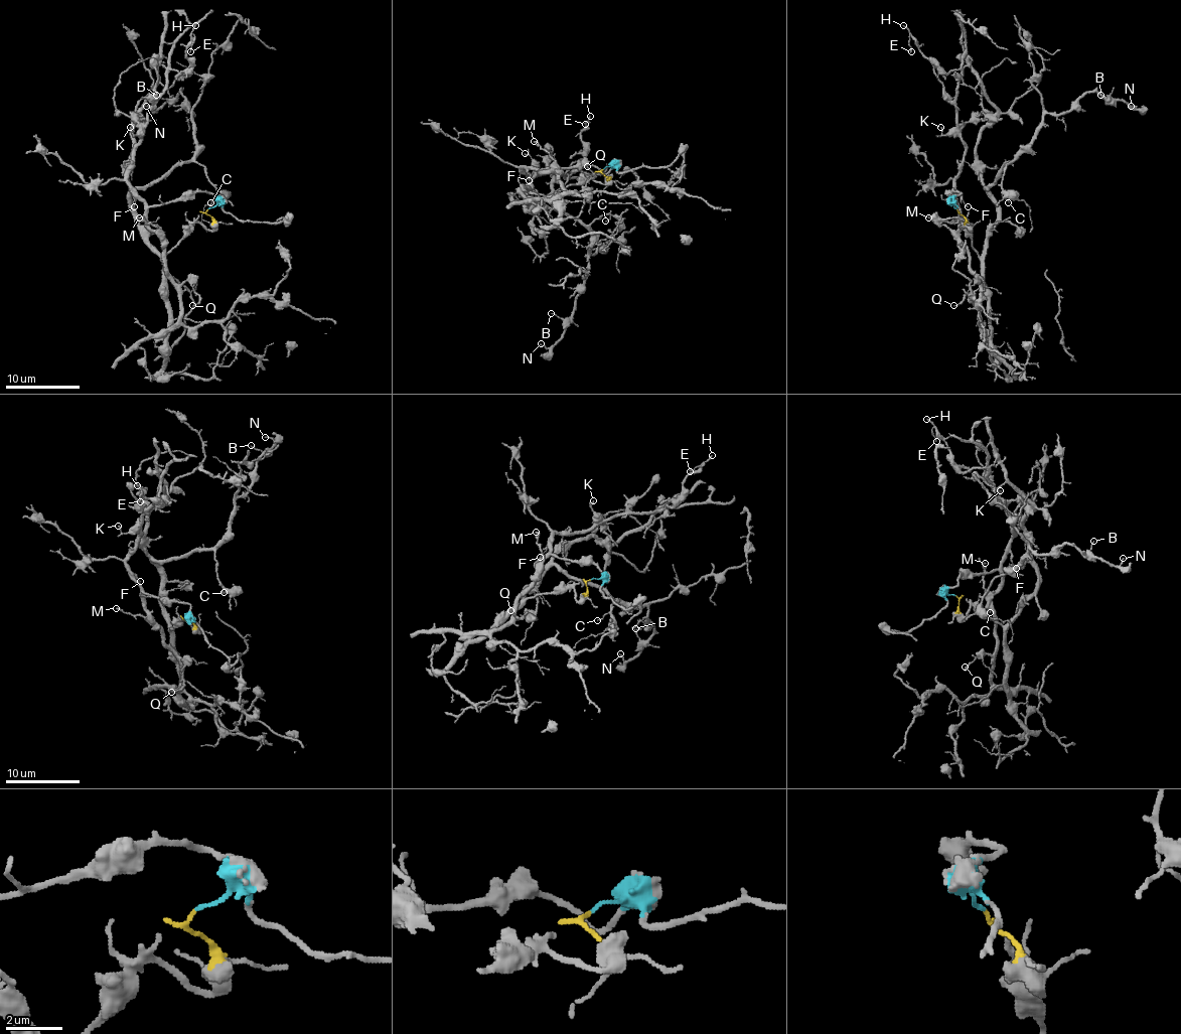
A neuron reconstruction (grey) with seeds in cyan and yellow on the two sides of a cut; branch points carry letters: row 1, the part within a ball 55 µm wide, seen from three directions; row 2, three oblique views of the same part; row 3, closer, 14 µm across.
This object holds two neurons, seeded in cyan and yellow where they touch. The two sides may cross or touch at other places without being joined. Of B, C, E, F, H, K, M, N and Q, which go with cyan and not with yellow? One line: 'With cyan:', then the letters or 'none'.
With cyan: E, F, H, K, M, Q

